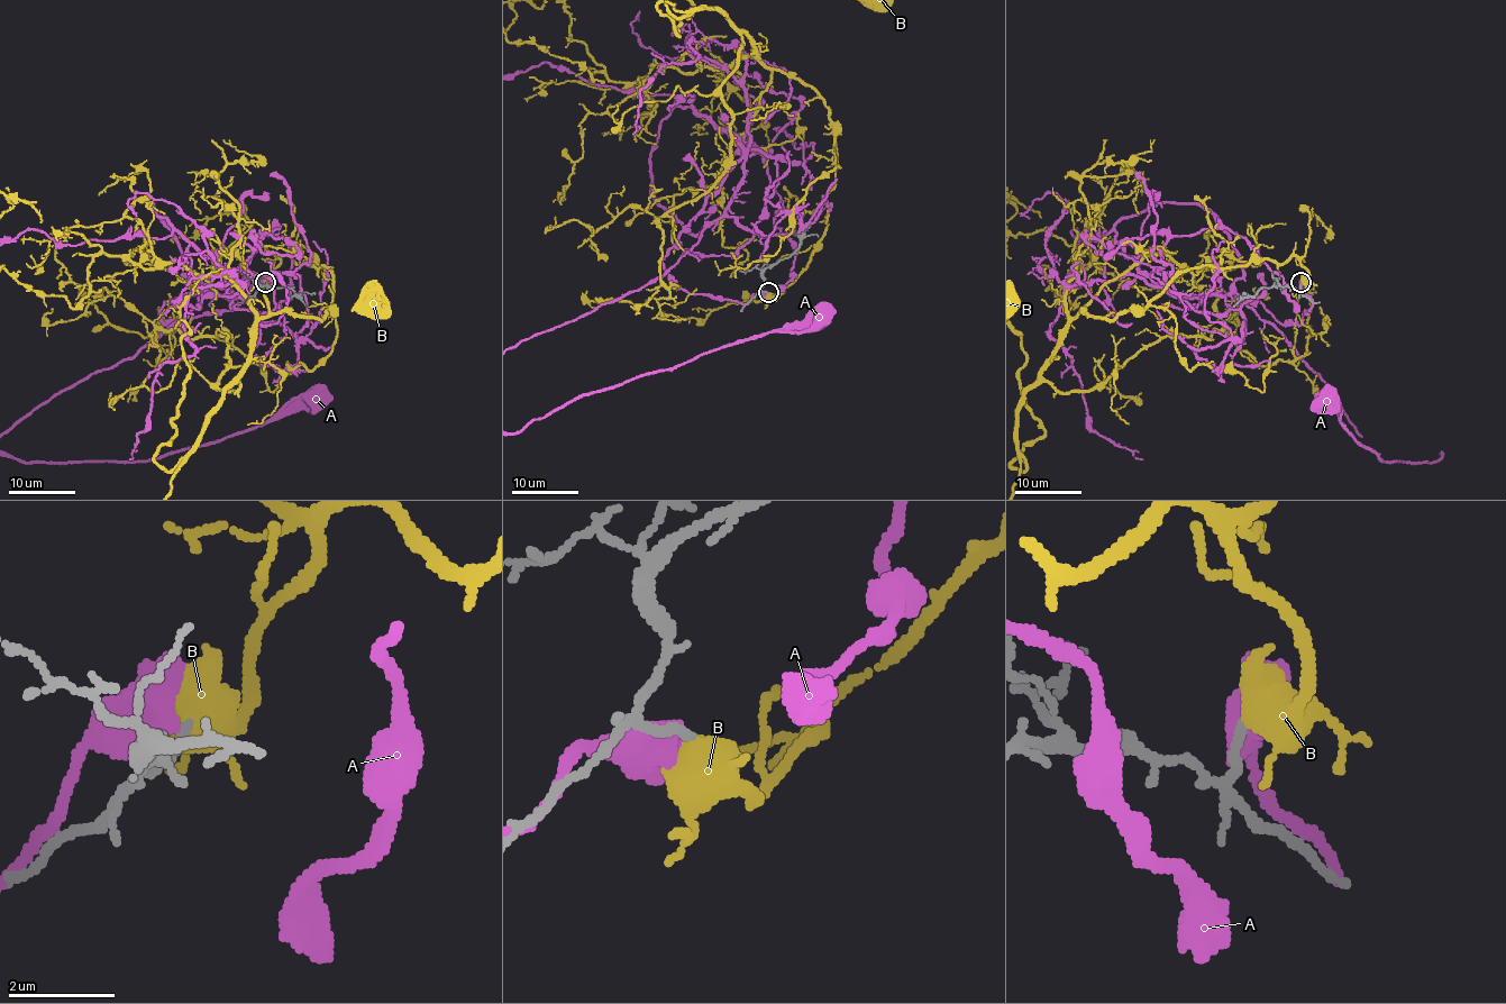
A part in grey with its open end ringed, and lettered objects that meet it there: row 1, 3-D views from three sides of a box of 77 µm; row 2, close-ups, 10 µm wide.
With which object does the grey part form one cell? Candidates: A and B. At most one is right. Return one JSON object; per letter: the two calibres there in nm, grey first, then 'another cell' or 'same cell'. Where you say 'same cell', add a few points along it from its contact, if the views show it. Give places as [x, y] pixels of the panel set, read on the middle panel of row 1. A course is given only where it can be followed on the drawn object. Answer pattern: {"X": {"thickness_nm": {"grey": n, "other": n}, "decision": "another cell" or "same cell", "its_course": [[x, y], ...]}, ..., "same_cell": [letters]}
{"A": {"thickness_nm": {"grey": 190, "other": 600}, "decision": "another cell"}, "B": {"thickness_nm": {"grey": 170, "other": 380}, "decision": "same cell"}, "same_cell": ["B"]}

